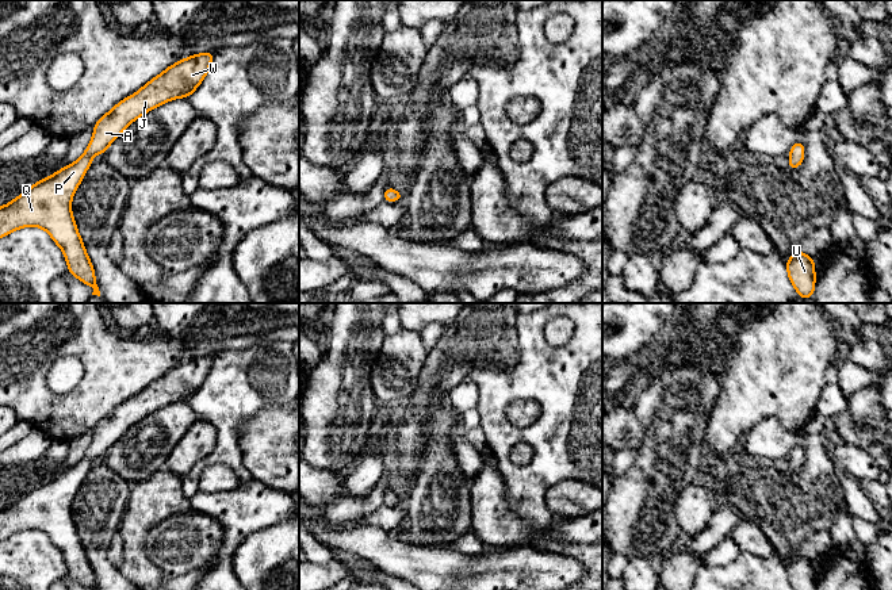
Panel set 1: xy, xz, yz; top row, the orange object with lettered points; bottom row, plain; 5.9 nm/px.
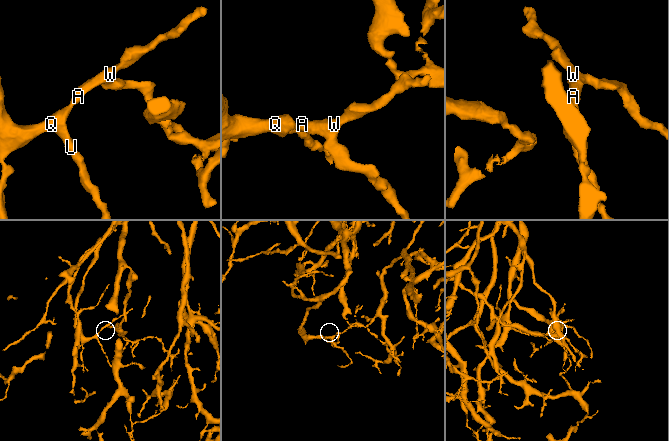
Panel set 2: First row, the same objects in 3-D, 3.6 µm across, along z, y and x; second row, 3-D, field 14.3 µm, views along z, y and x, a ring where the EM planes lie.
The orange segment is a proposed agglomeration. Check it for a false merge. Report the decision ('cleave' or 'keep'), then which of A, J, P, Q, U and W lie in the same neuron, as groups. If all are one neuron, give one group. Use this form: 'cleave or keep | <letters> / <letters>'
keep | A J P Q U W

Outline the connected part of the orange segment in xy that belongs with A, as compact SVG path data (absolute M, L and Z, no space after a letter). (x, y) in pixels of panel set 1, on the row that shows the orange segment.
M215 51L194 54L171 65L134 95L120 100L93 126L85 153L50 177L38 180L30 189L0 207L0 238L27 226L46 230L62 249L72 276L93 288L100 296L95 271L77 231L70 202L92 157L106 153L111 142L148 111L179 97L191 97L204 80Z

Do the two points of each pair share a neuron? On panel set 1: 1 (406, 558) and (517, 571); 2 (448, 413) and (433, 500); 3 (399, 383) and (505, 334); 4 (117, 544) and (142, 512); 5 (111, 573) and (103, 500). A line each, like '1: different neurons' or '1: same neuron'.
1: same neuron
2: same neuron
3: different neurons
4: different neurons
5: same neuron

